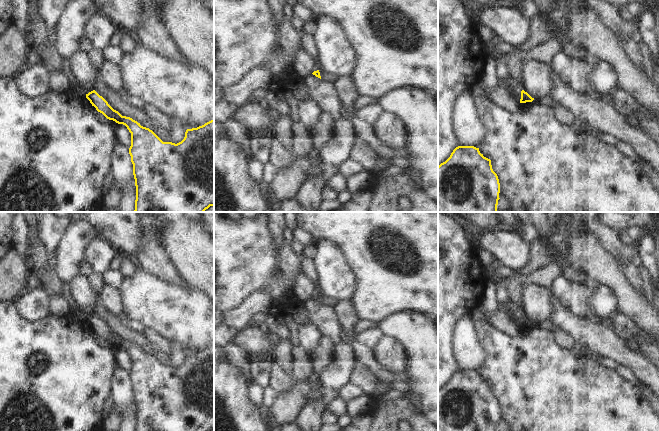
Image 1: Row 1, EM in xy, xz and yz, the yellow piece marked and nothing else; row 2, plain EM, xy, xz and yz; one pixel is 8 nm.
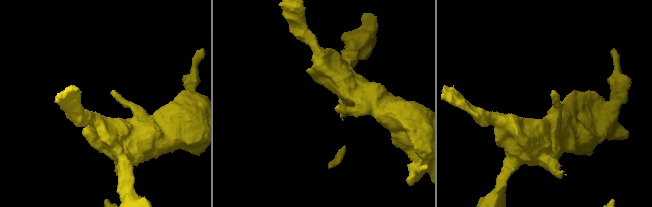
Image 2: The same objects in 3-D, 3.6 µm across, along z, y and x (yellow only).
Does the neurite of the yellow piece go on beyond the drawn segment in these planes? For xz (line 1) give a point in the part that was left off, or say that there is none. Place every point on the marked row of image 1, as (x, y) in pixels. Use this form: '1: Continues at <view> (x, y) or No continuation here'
1: No continuation here

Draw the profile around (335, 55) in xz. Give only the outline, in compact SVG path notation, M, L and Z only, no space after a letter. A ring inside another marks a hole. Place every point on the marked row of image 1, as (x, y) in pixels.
M320 17L316 19L316 22L313 39L317 50L315 58L317 70L326 71L338 77L350 76L355 67L355 53L341 25L331 17Z

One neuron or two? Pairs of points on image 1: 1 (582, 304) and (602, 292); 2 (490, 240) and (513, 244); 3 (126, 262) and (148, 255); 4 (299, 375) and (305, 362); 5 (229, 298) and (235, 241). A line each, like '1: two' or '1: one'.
1: two
2: one
3: two
4: one
5: one

